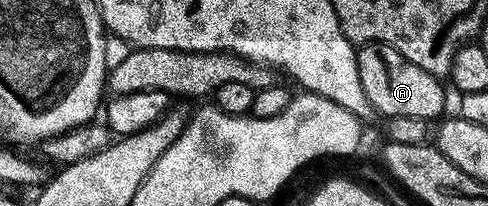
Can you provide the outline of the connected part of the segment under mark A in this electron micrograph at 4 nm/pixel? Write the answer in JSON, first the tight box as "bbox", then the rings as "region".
{"bbox":[356,42,445,120],"region":[[[369,42],[357,49],[356,59],[358,76],[362,80],[362,92],[376,109],[377,115],[385,119],[394,116],[418,116],[436,120],[445,113],[441,79],[418,68],[418,64],[410,64],[410,60],[406,60],[406,56],[399,54],[393,46],[388,46],[384,42]]]}

